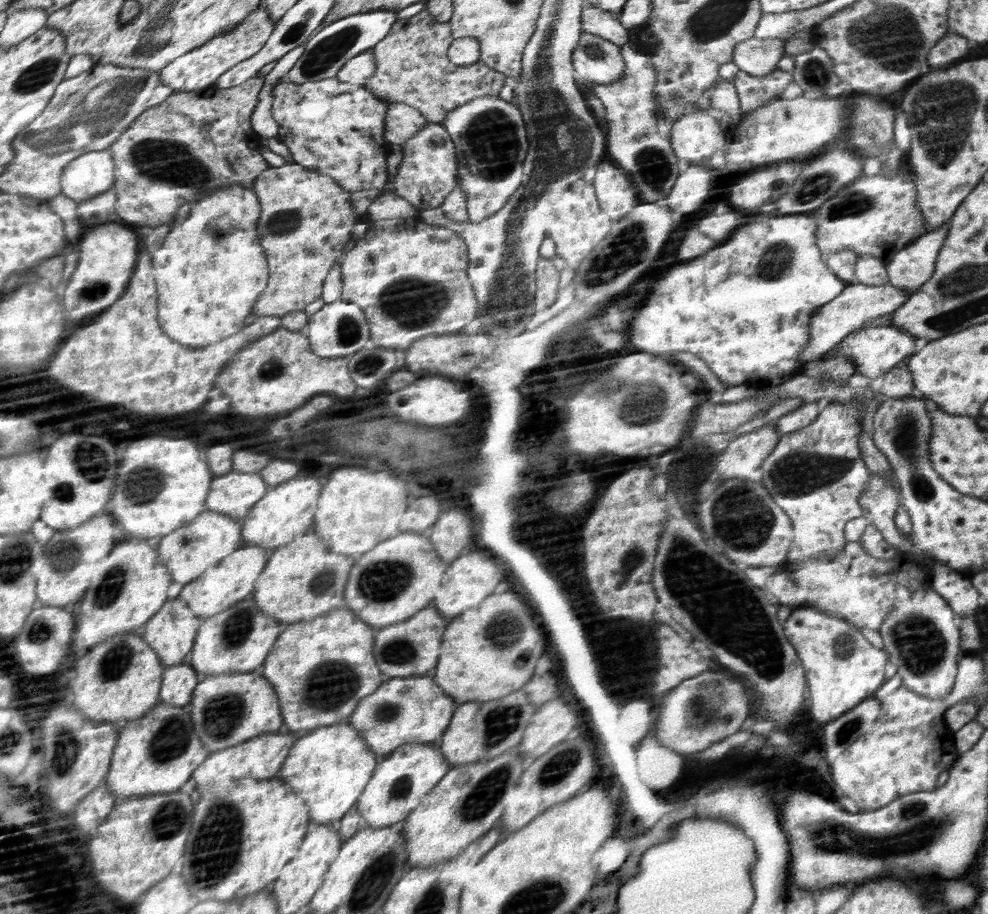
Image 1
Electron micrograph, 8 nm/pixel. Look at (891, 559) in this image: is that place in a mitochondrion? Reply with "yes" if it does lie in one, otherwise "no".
no

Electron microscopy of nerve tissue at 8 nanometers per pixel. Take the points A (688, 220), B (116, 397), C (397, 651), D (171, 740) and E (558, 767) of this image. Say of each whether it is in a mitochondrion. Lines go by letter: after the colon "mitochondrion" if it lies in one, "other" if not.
A: other
B: other
C: mitochondrion
D: mitochondrion
E: mitochondrion

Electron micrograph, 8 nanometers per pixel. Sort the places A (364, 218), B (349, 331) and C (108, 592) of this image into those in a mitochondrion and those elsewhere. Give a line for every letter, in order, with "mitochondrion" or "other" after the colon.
A: other
B: mitochondrion
C: mitochondrion

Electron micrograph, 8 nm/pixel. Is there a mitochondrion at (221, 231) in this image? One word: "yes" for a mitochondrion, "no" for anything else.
yes

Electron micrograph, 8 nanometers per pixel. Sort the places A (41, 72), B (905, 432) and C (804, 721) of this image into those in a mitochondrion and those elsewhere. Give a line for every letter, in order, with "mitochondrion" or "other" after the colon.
A: mitochondrion
B: mitochondrion
C: other

